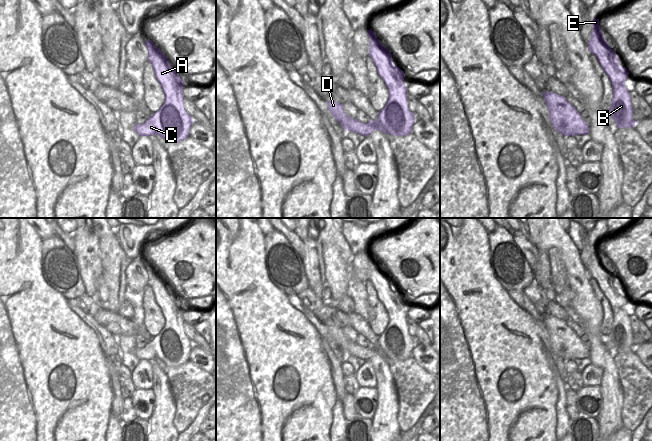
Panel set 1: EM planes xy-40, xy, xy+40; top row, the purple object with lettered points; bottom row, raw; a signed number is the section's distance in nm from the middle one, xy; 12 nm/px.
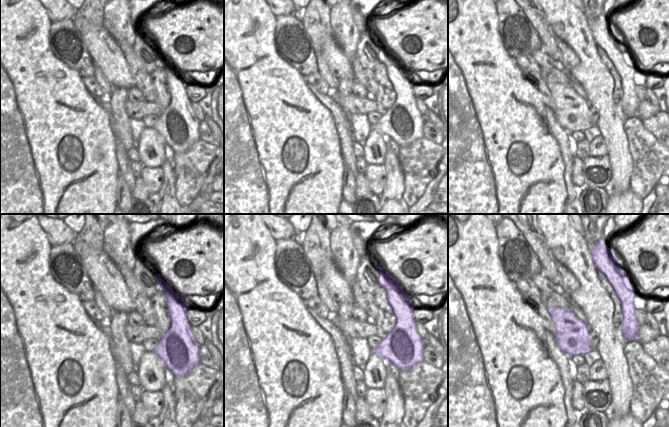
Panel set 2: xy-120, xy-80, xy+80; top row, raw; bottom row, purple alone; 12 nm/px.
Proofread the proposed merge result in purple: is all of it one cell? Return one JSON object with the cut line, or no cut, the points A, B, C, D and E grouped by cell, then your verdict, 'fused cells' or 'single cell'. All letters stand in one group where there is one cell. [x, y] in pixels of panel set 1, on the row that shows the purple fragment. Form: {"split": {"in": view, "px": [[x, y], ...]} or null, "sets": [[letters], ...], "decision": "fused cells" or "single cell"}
{"split": null, "sets": [["A", "B", "C", "D", "E"]], "decision": "single cell"}

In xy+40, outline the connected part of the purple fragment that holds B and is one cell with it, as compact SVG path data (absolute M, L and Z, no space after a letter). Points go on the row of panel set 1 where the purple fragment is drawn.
M599 19L592 20L593 30L588 42L590 53L594 54L604 72L608 75L613 89L613 99L608 110L618 128L635 127L638 121L633 119L633 108L625 81L629 72L619 63L616 52L608 45L601 32Z

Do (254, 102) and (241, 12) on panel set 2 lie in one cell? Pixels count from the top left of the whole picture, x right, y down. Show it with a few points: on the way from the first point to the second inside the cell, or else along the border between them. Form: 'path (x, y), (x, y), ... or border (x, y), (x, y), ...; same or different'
path (254, 80), (254, 60), (241, 34); same

